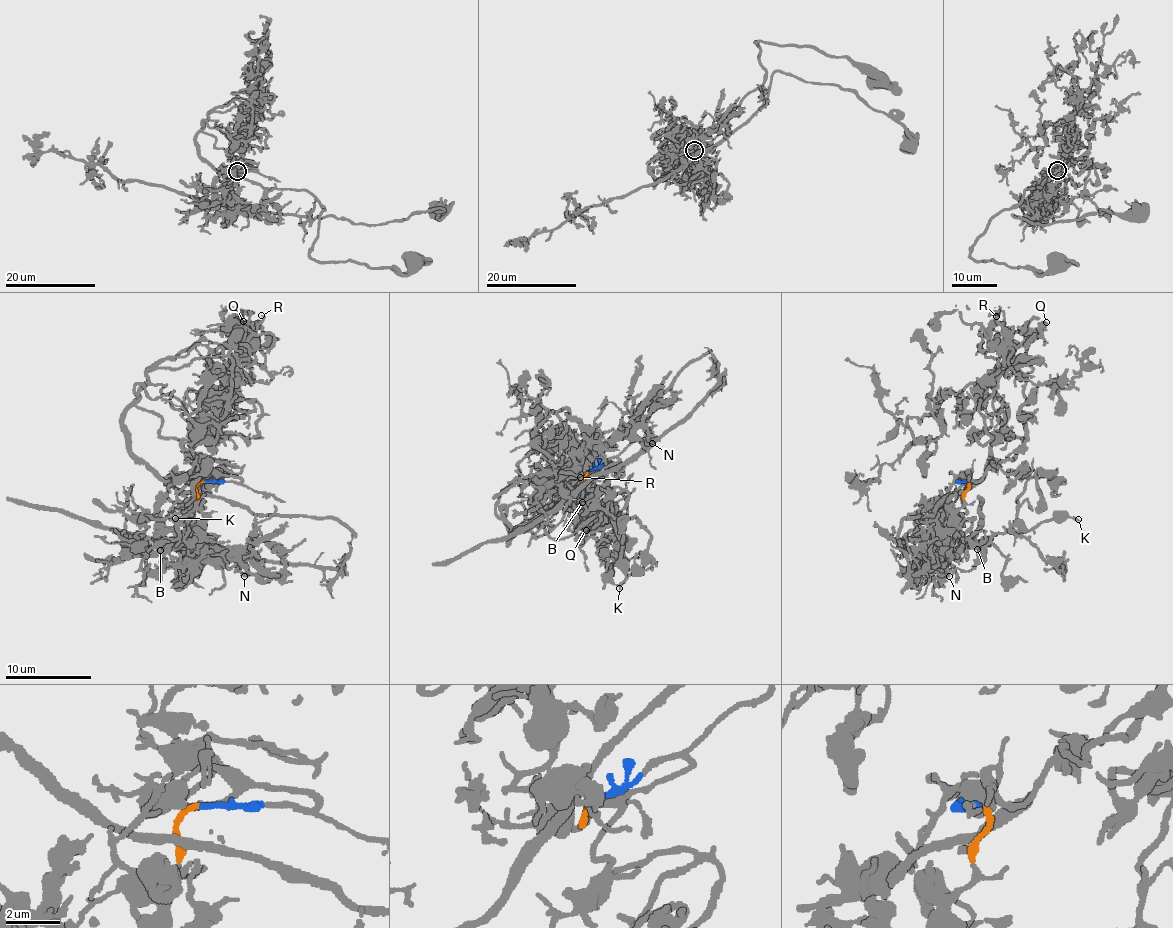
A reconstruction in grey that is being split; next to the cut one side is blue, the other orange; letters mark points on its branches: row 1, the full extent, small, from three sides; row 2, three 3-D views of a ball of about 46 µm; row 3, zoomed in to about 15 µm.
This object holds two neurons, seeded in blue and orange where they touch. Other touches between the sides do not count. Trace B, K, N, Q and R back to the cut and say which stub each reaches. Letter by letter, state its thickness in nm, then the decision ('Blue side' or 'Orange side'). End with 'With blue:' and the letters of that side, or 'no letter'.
B: Thickness 150 nm. Blue side
K: Thickness 170 nm. Blue side
N: Thickness 130 nm. Orange side
Q: Thickness 440 nm. Blue side
R: Thickness 190 nm. Blue side
With blue: B, K, Q, R

